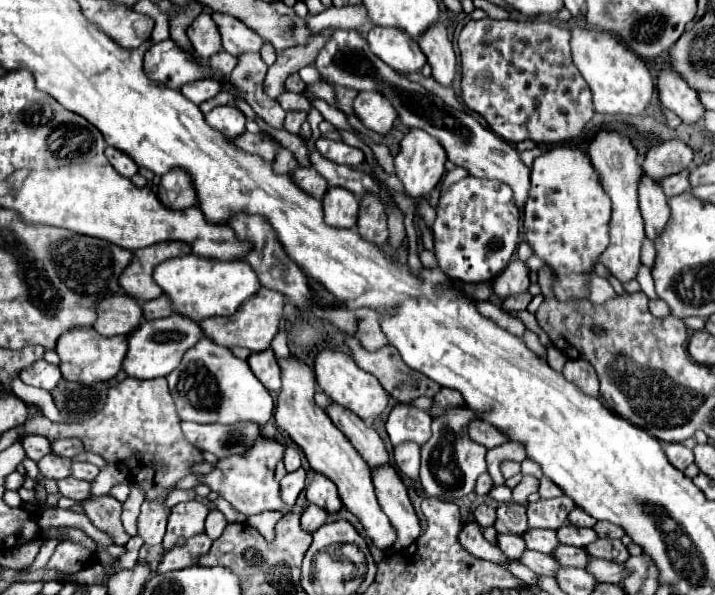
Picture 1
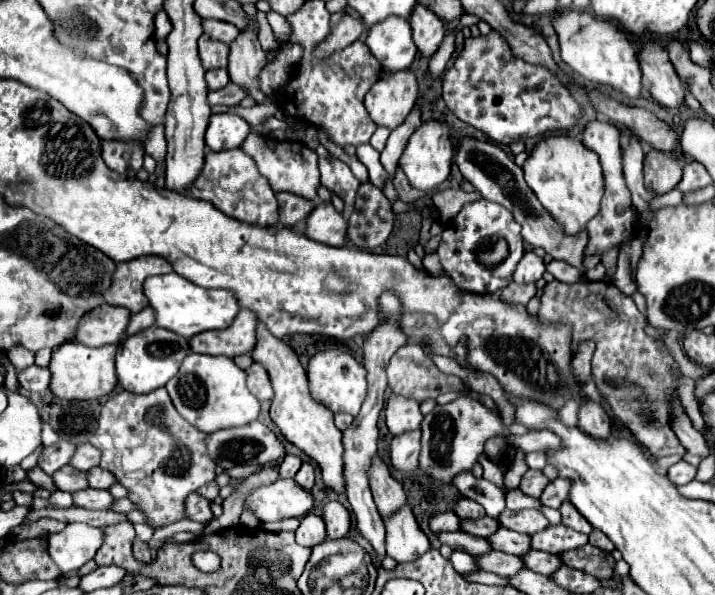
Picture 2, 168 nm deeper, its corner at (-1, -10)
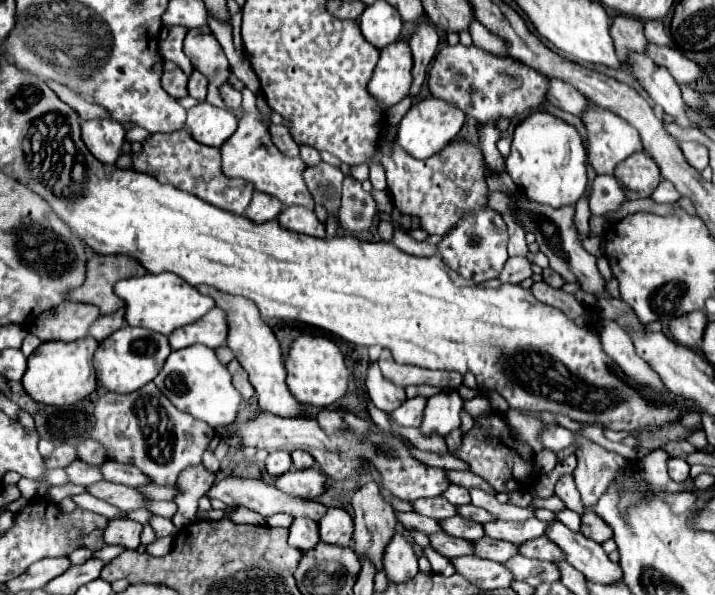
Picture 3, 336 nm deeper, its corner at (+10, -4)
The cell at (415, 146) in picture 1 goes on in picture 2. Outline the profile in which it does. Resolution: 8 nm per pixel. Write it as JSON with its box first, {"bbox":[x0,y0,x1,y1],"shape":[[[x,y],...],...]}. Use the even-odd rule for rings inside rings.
{"bbox":[400,121,454,189],"shape":[[[424,121],[408,139],[408,145],[404,149],[404,155],[400,157],[400,167],[406,173],[408,181],[416,189],[436,189],[446,177],[450,175],[450,165],[452,165],[452,155],[454,155],[454,145],[450,139],[450,127],[444,121]]]}

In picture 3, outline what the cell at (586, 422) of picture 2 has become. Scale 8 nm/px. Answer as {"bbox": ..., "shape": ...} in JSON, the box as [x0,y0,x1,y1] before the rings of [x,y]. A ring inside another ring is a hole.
{"bbox":[573,435,627,507],"shape":[[[575,435],[575,457],[577,457],[577,467],[573,471],[577,489],[581,493],[581,501],[585,507],[593,505],[601,493],[609,487],[609,481],[613,479],[613,473],[617,469],[625,467],[627,459],[621,457],[619,453],[607,451],[605,447]]]}

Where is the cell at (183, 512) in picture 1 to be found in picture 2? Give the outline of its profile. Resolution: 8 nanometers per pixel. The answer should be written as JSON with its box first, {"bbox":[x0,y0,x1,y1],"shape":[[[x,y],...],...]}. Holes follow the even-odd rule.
{"bbox":[186,493,214,523],"shape":[[[190,493],[186,499],[186,517],[198,523],[208,523],[214,519],[212,509],[210,509],[210,501],[198,493]]]}

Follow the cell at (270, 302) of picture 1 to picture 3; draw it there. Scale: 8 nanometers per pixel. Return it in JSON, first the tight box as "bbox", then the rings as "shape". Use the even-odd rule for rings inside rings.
{"bbox":[169,307,229,349],"shape":[[[215,307],[201,321],[197,321],[197,325],[185,325],[185,329],[175,329],[169,335],[169,345],[171,349],[183,349],[201,343],[211,349],[217,349],[225,345],[227,333],[229,333],[229,325],[225,319],[225,311]]]}

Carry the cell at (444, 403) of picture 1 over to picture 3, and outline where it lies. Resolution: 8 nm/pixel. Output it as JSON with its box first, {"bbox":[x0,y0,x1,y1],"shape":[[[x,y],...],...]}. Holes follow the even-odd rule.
{"bbox":[464,397,491,417],"shape":[[[475,397],[473,399],[464,400],[464,409],[472,416],[479,417],[481,413],[491,409],[491,401],[483,399],[483,397]]]}

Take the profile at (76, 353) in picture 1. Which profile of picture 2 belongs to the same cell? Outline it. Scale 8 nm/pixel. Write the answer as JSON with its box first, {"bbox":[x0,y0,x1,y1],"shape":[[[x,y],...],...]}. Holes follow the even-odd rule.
{"bbox":[48,341,118,401],"shape":[[[68,341],[62,343],[60,347],[56,347],[56,351],[52,351],[52,359],[48,369],[52,371],[52,387],[50,391],[60,397],[60,399],[68,399],[68,401],[82,401],[82,399],[98,399],[108,395],[118,379],[116,379],[116,371],[114,371],[114,357],[116,357],[116,345],[104,345],[104,347],[84,347],[80,343]]]}

